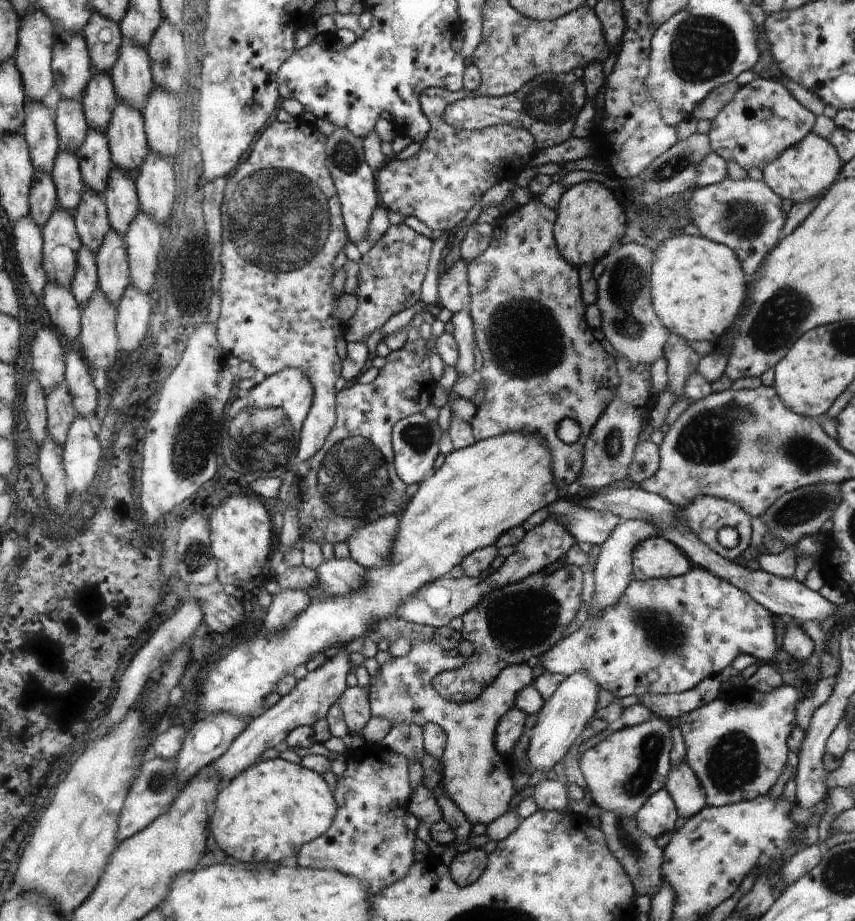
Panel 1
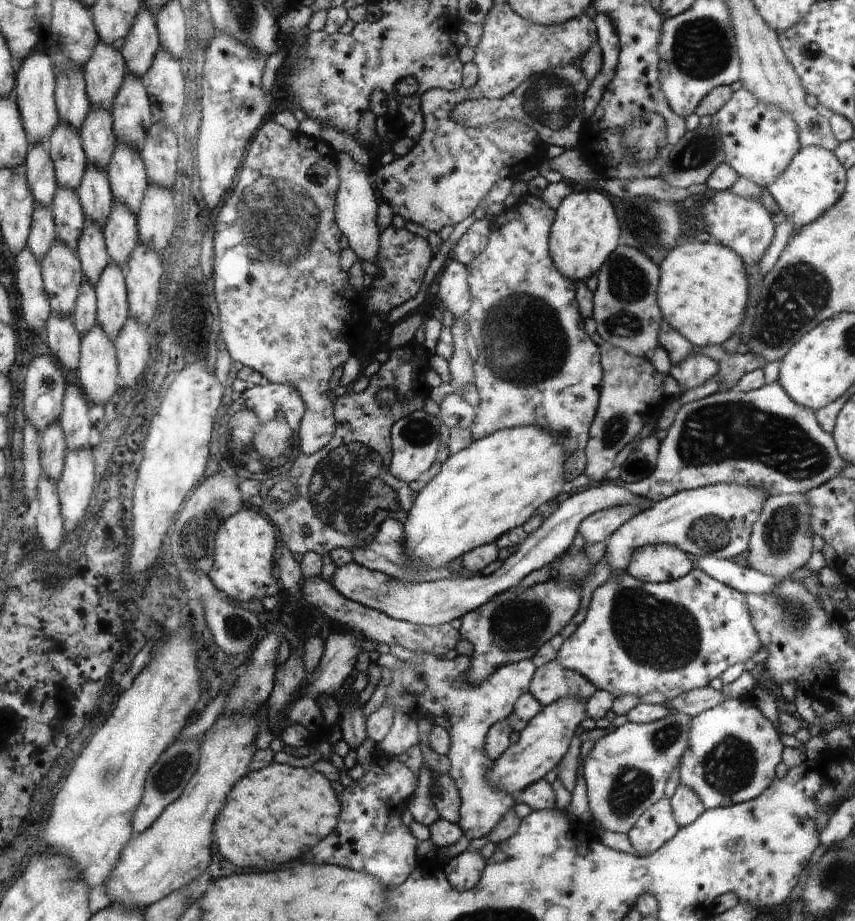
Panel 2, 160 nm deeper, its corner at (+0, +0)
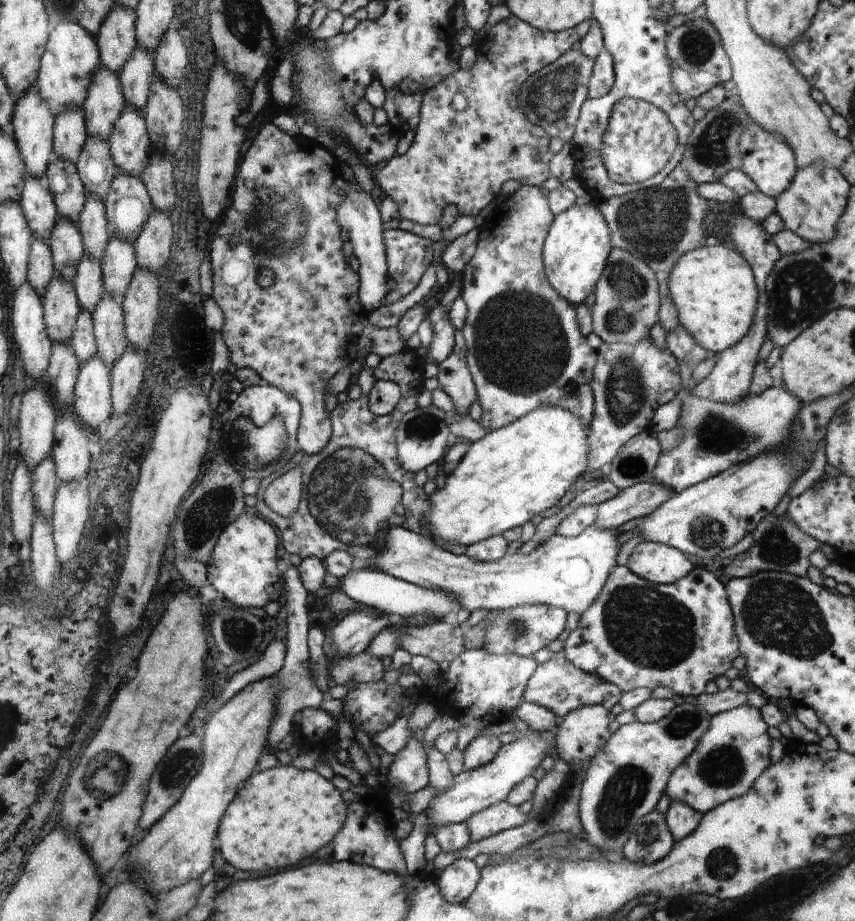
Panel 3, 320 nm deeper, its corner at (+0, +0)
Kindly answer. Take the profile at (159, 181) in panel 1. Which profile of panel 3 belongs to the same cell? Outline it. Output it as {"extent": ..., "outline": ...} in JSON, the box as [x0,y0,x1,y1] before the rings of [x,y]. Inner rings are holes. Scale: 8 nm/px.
{"extent":[134,208,173,270],"outline":[[[154,208],[134,248],[142,269],[158,270],[168,262],[173,250],[173,220],[168,212]]]}

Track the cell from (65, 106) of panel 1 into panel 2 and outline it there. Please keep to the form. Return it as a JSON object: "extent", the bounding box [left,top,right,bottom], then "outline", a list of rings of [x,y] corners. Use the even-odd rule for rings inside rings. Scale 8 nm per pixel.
{"extent":[48,120,88,191],"outline":[[[61,120],[53,132],[48,146],[49,157],[53,160],[57,175],[57,186],[76,191],[87,170],[88,157],[78,133],[74,133]]]}

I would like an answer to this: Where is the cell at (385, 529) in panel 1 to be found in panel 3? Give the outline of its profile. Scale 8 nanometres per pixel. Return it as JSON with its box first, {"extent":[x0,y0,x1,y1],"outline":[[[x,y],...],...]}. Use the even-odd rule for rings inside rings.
{"extent":[370,524,620,616],"outline":[[[390,524],[386,533],[387,546],[383,552],[377,552],[376,558],[372,558],[370,563],[377,565],[382,572],[416,586],[443,592],[455,599],[462,609],[465,608],[471,613],[476,610],[495,613],[522,605],[546,605],[582,616],[599,598],[600,590],[604,590],[610,572],[616,567],[616,554],[620,552],[618,530],[602,530],[598,526],[586,528],[576,538],[565,538],[556,533],[530,554],[506,554],[501,560],[494,562],[474,560],[466,553],[454,554],[442,548],[432,537],[413,533],[401,526]]]}

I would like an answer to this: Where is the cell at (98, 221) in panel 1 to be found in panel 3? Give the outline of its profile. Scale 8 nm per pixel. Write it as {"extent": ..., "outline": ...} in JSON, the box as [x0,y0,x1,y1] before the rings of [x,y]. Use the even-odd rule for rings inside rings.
{"extent":[72,255,106,314],"outline":[[[84,255],[77,266],[72,285],[82,310],[88,311],[90,314],[94,312],[106,293],[101,261],[92,260]]]}

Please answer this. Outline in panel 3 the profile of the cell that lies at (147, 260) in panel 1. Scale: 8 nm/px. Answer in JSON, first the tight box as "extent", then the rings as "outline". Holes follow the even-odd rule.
{"extent":[122,266,160,351],"outline":[[[139,266],[122,301],[125,311],[125,335],[139,351],[150,346],[160,316],[160,296],[156,286],[156,274]]]}

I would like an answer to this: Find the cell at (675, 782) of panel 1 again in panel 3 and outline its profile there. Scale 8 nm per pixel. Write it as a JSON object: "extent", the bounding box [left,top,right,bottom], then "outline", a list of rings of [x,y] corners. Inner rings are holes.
{"extent":[665,800,703,842],"outline":[[[676,800],[671,801],[670,808],[665,814],[668,830],[673,834],[675,842],[692,835],[700,826],[703,818],[701,812],[694,810],[686,803]]]}

